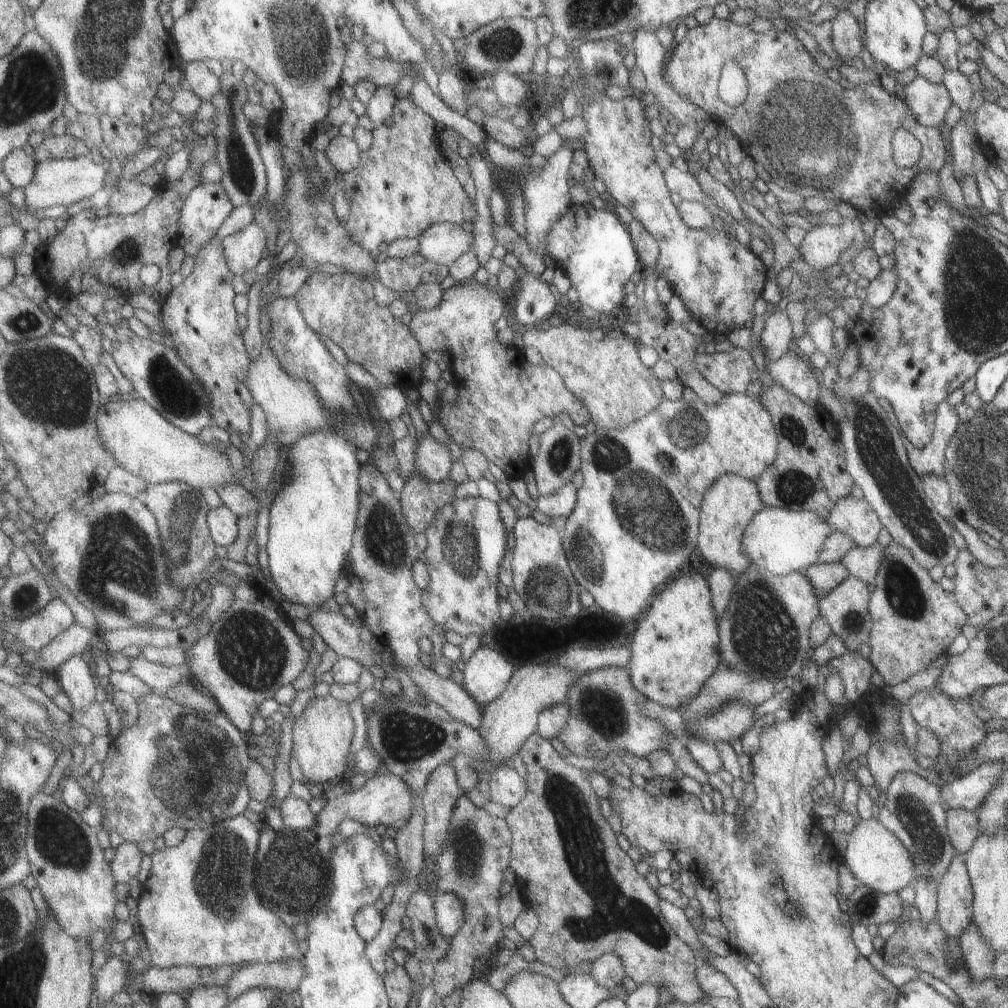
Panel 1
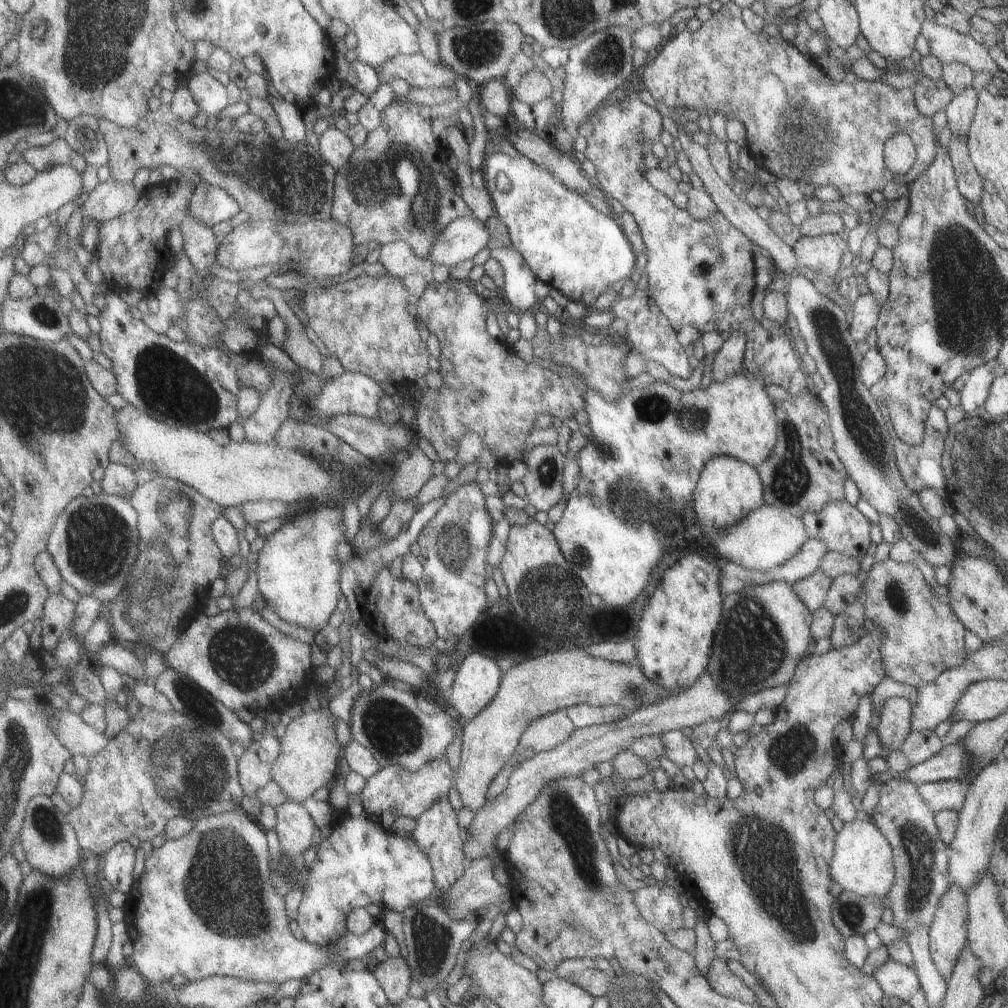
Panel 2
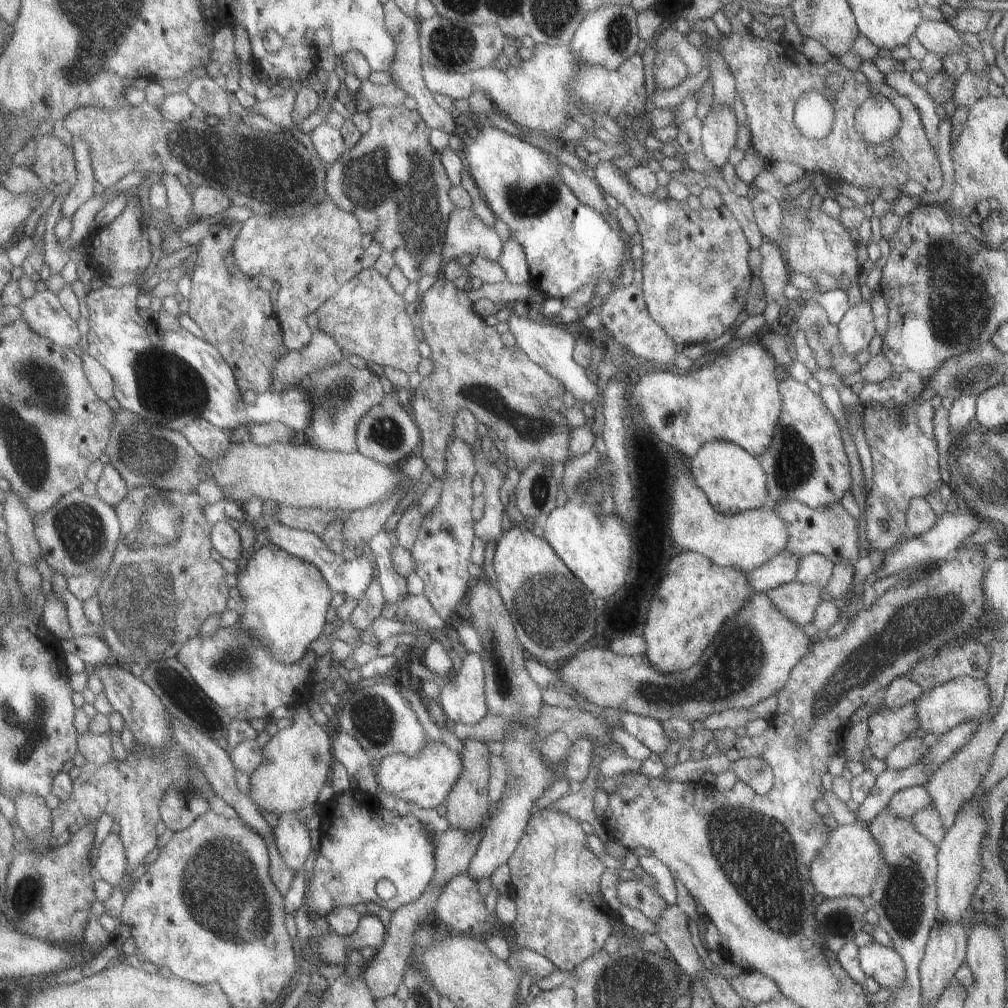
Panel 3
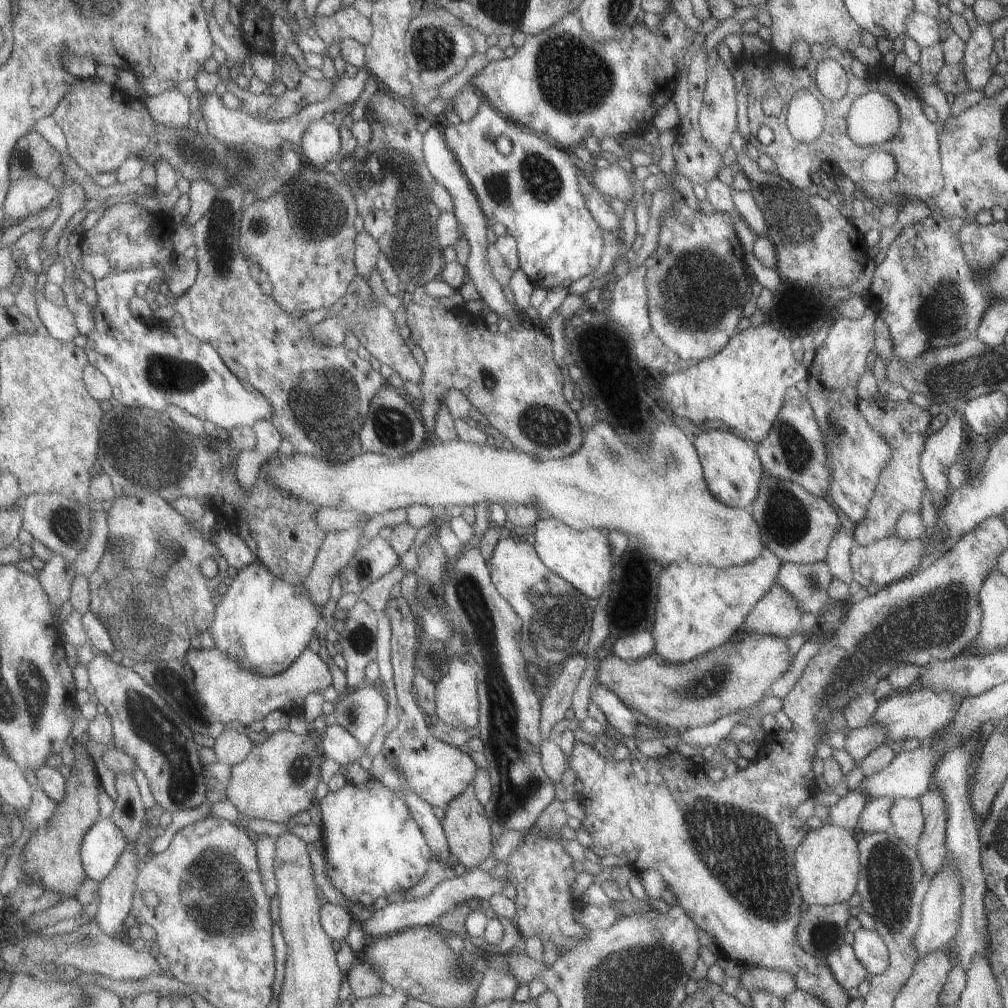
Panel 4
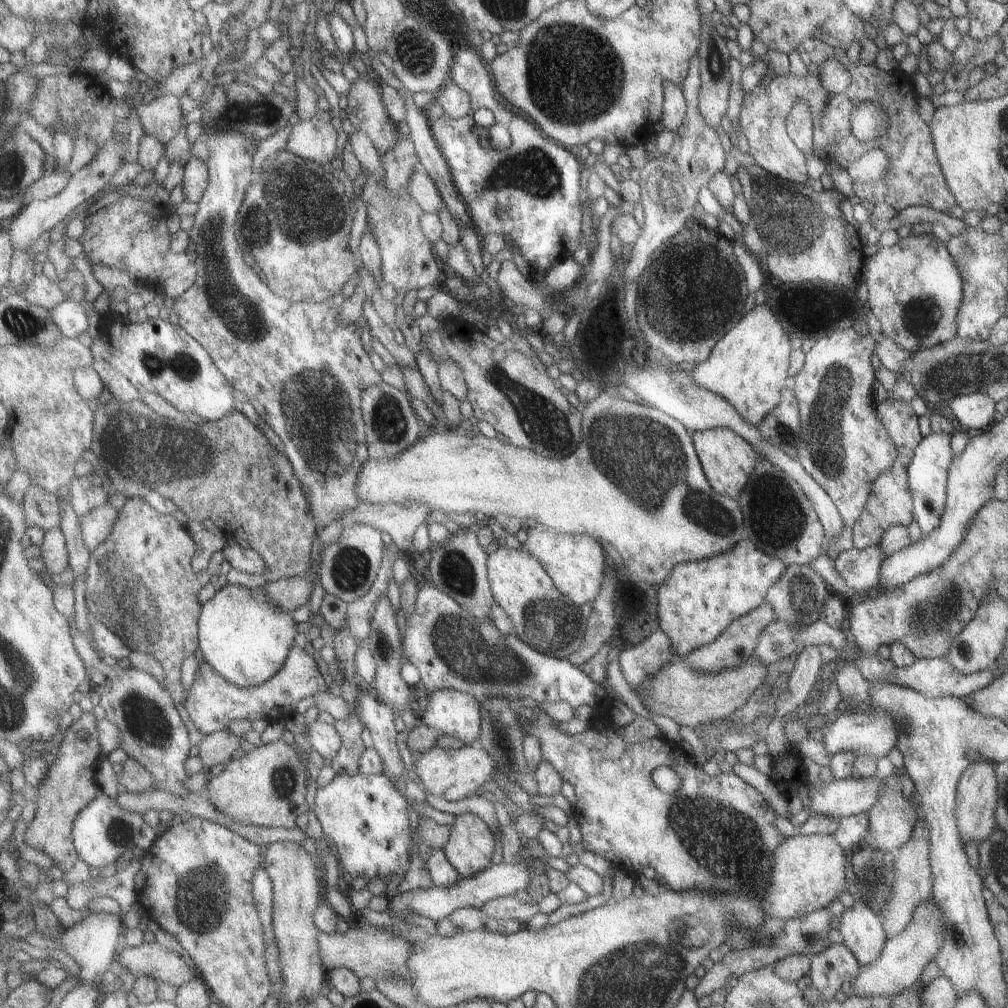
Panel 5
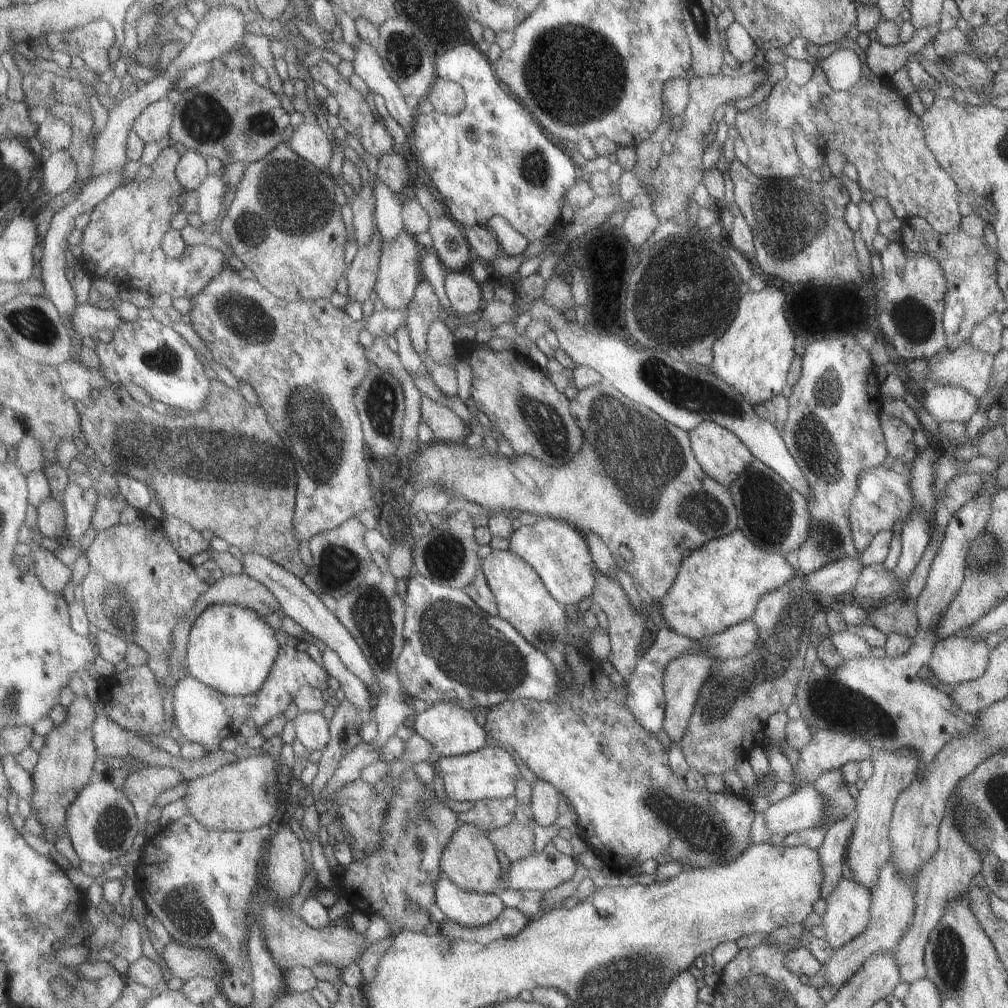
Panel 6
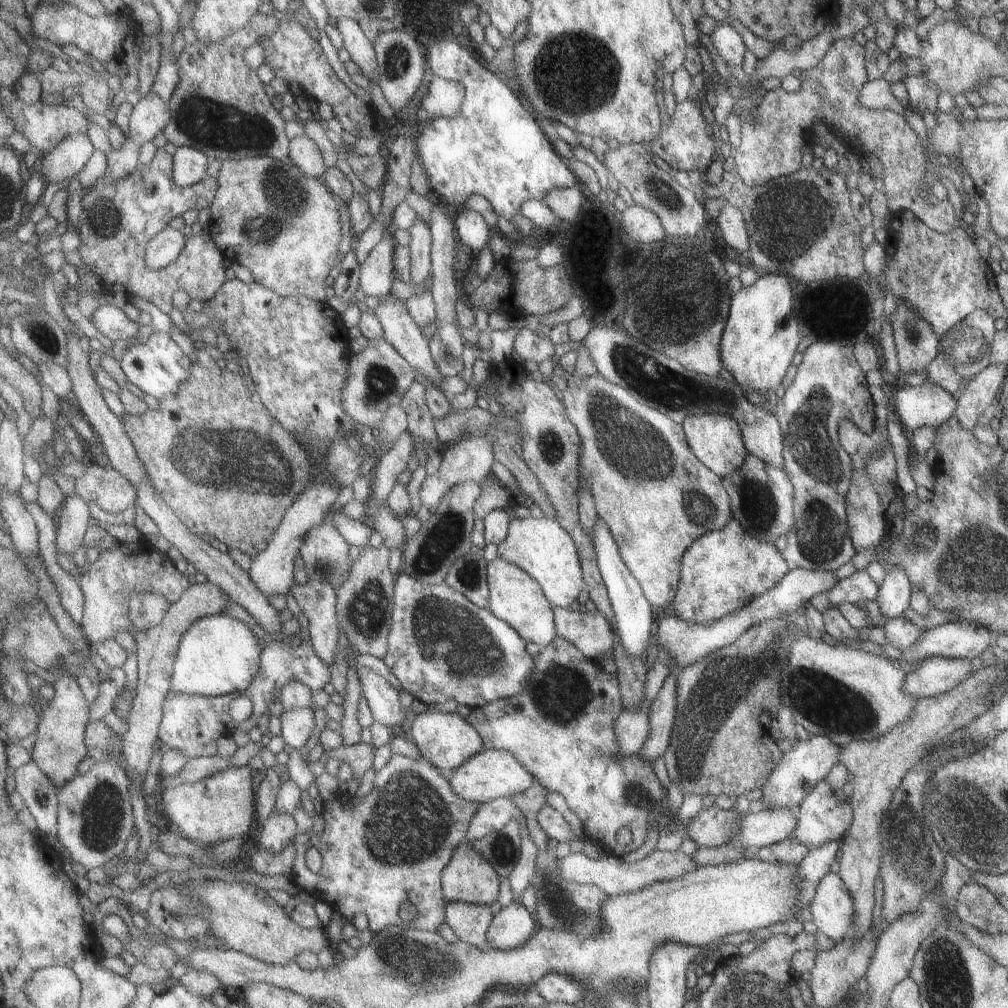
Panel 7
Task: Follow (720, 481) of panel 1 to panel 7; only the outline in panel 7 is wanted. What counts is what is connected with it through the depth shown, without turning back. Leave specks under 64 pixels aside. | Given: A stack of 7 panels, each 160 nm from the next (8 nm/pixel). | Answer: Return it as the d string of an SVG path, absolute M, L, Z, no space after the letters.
M722 412L704 413L703 415L687 415L680 423L686 435L690 451L720 479L737 470L745 460L747 452L743 446L738 424Z

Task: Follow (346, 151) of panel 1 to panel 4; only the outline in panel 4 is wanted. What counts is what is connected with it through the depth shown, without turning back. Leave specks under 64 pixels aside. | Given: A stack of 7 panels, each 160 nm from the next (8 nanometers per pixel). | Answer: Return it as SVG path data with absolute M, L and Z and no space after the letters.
M324 119L316 120L308 126L298 145L307 163L323 167L331 160L338 159L342 150L340 126Z

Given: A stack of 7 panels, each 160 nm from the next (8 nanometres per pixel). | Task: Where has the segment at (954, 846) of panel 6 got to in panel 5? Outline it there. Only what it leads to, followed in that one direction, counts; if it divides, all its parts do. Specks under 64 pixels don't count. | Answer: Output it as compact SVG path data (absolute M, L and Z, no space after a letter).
M979 759L969 763L960 774L956 786L956 829L965 844L968 840L980 843L994 829L994 810L997 802L994 764Z

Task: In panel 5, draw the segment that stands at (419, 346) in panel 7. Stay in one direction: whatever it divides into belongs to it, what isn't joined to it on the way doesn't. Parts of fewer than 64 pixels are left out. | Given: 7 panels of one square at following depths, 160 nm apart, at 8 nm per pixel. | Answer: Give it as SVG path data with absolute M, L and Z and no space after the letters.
M409 136L400 137L400 141L395 147L391 148L384 155L380 155L382 167L384 168L384 177L380 181L373 173L364 170L366 181L362 186L361 198L365 201L368 208L368 218L370 230L374 232L377 244L382 254L382 280L383 283L391 284L397 292L409 292L423 286L435 284L439 278L439 269L443 267L442 261L437 257L437 251L433 242L427 238L423 232L422 219L423 207L411 196L410 182L414 172L422 169L419 155L416 151L415 143Z

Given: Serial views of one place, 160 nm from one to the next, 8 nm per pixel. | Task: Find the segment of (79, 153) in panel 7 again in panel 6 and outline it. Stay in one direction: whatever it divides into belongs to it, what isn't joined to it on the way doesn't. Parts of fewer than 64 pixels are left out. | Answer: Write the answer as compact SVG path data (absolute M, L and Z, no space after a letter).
M68 149L51 152L39 167L43 170L42 182L53 197L71 188L78 179L78 164Z

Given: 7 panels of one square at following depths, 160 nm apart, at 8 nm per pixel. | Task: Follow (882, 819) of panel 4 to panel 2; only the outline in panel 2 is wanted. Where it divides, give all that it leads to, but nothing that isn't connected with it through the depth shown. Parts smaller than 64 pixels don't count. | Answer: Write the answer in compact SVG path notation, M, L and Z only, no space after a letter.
M945 780L917 785L919 798L935 813L944 809L957 811L961 808L965 794L969 790L970 780Z

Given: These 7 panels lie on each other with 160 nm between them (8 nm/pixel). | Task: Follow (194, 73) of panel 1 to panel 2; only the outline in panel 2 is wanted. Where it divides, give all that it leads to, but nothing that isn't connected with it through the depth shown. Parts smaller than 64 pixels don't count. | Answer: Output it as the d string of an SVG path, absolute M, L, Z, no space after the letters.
M207 71L197 74L197 76L190 75L187 83L187 88L193 94L195 102L208 116L217 116L230 105L227 86L223 86Z

